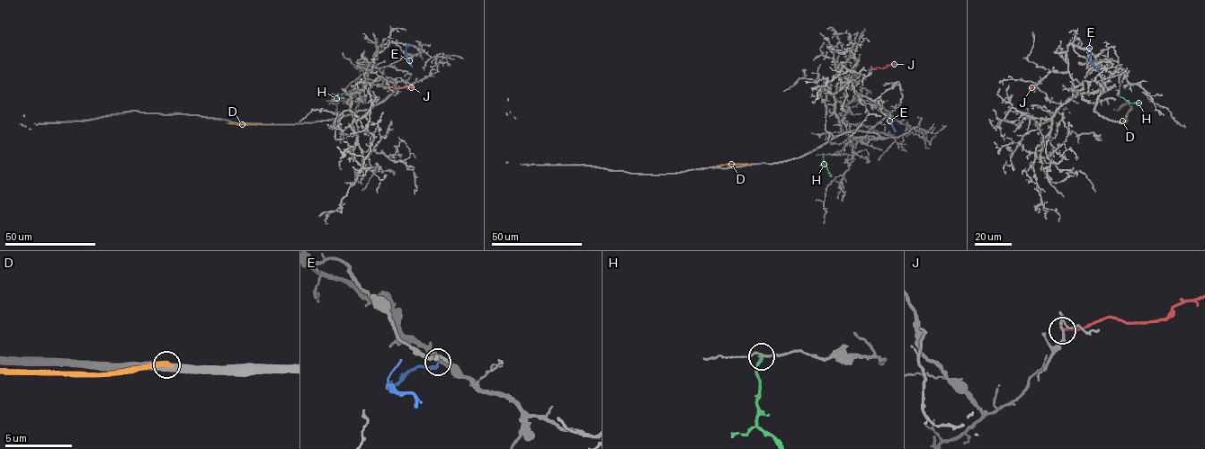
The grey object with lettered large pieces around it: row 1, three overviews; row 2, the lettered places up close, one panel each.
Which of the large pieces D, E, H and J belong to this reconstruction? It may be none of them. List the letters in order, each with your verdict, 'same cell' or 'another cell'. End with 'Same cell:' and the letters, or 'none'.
D: another cell
E: another cell
H: another cell
J: another cell
Same cell: none

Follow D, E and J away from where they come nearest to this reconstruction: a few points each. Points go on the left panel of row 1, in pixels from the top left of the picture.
D: (261, 123), (226, 122)
E: (413, 46), (406, 45), (405, 54), (412, 67)
J: (388, 86), (411, 89)

